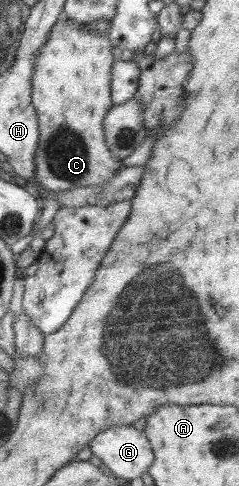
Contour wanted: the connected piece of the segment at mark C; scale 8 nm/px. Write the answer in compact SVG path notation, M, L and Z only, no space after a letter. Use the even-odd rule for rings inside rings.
M64 16L53 26L46 44L38 51L32 93L41 132L37 149L37 178L47 191L59 193L79 187L101 187L119 170L125 169L121 167L121 158L113 156L109 150L105 134L106 115L115 106L112 100L112 79L116 62L113 47L110 36L86 30L79 22Z

